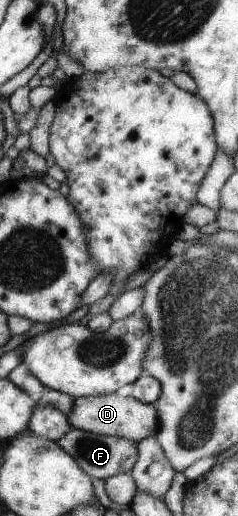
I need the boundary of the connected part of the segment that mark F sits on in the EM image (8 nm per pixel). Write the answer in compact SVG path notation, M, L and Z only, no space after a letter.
M70 427L68 432L56 442L89 477L98 478L98 480L105 480L120 473L128 473L137 461L137 443L122 437L97 435Z

